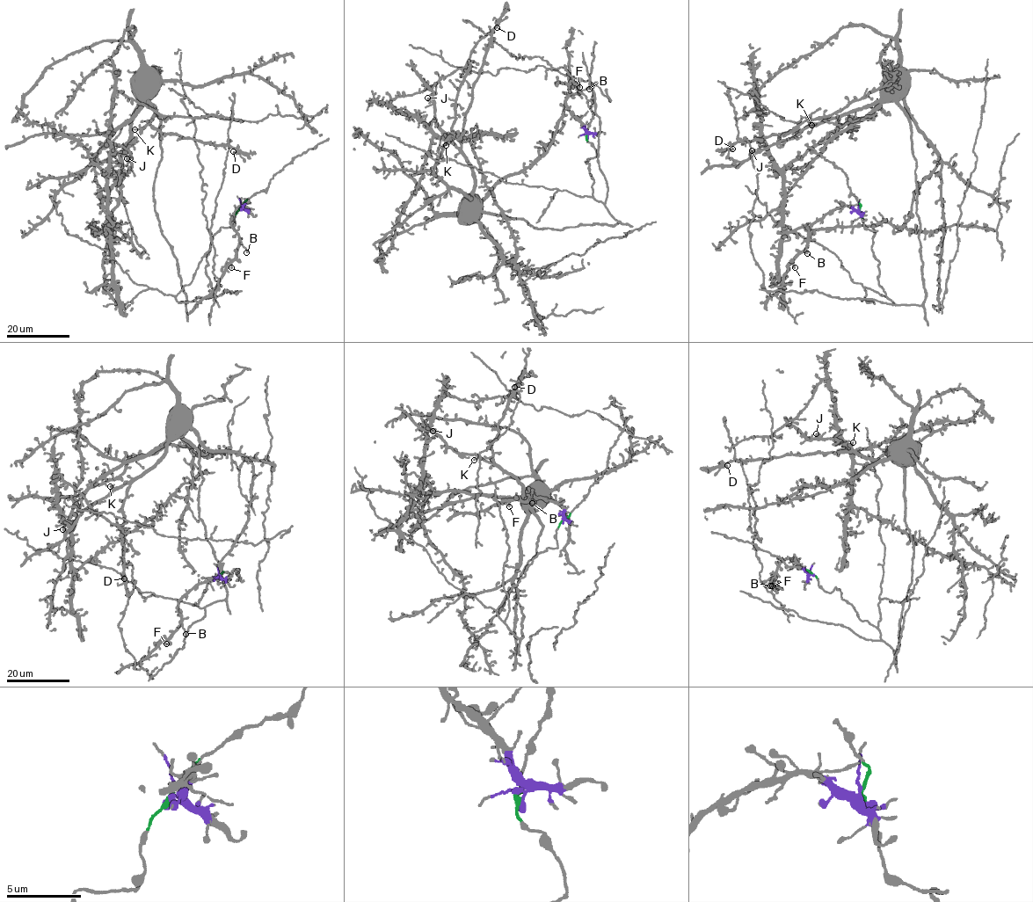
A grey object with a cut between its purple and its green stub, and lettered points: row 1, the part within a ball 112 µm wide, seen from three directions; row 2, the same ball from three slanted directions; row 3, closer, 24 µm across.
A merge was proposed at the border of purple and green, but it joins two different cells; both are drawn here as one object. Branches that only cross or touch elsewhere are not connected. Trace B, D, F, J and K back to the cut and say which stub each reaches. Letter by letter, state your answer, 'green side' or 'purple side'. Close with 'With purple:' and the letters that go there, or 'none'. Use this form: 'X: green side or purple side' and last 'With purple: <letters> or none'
B: purple side
D: green side
F: purple side
J: green side
K: green side
With purple: B, F

